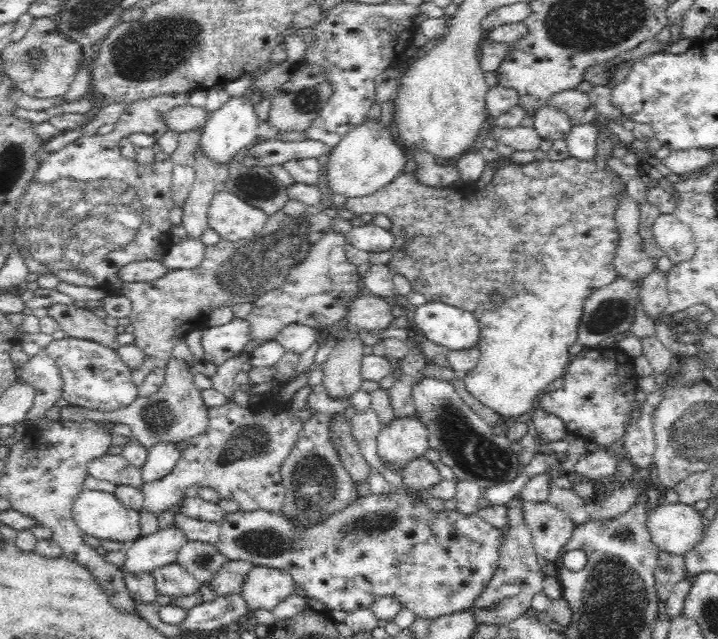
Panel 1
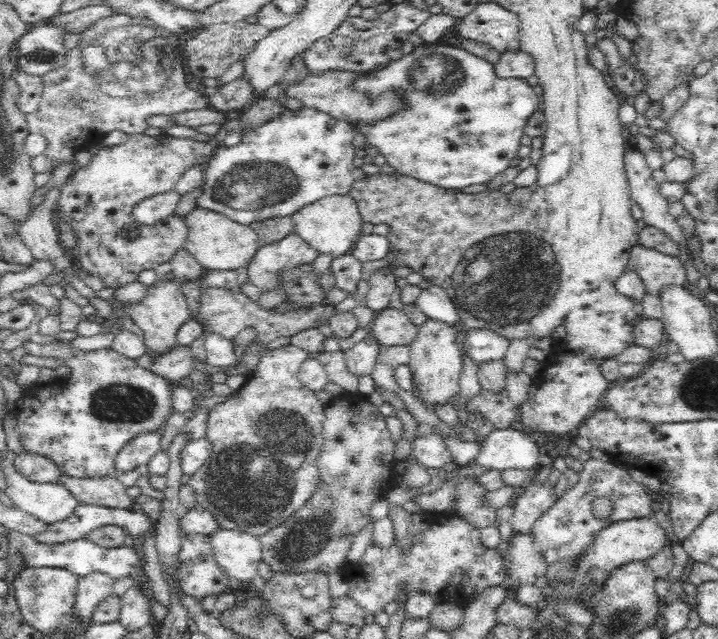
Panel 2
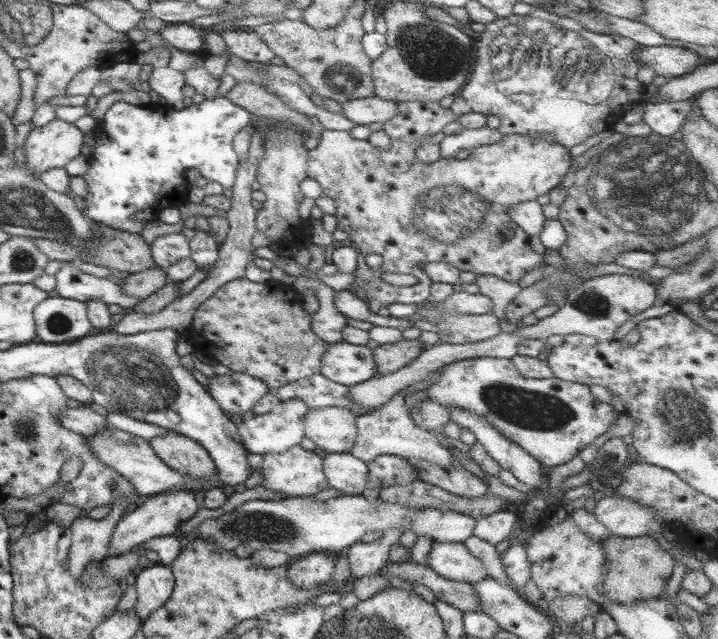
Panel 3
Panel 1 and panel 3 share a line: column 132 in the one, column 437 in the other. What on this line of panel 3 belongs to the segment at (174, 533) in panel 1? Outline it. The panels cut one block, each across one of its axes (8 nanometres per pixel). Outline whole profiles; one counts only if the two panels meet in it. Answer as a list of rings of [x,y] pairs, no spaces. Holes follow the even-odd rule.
[[[435,542],[426,565],[447,580],[469,585],[488,577],[481,561],[471,556],[463,543]]]

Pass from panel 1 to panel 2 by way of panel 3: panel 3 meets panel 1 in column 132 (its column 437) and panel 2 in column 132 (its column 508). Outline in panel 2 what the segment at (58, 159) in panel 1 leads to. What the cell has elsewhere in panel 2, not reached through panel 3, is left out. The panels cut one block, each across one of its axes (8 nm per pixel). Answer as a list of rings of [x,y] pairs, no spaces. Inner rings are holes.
[[[140,133],[129,135],[128,140],[126,140],[126,142],[122,142],[122,144],[108,146],[106,143],[104,143],[97,145],[93,149],[94,155],[91,158],[91,161],[85,167],[78,168],[75,172],[73,172],[67,181],[61,186],[61,193],[59,200],[57,201],[57,208],[55,208],[55,212],[61,214],[61,216],[66,214],[69,216],[69,220],[71,220],[71,227],[75,232],[76,237],[76,245],[74,246],[74,250],[72,250],[72,256],[78,259],[81,267],[85,268],[87,272],[90,272],[90,274],[99,275],[106,287],[117,289],[125,284],[137,281],[137,275],[140,274],[142,270],[152,270],[159,264],[170,262],[170,259],[174,258],[174,256],[176,256],[176,254],[183,249],[184,240],[186,240],[185,217],[182,218],[170,215],[158,222],[158,224],[154,224],[154,226],[139,225],[136,223],[136,221],[134,221],[134,217],[132,217],[133,205],[141,200],[144,200],[144,198],[150,198],[150,196],[154,194],[162,194],[163,192],[172,190],[174,184],[178,182],[178,179],[186,172],[186,170],[196,165],[204,166],[204,164],[206,164],[215,153],[216,146],[210,143],[210,141],[196,141],[193,139],[172,137],[167,134],[161,134],[154,137],[146,135],[145,133]]]

